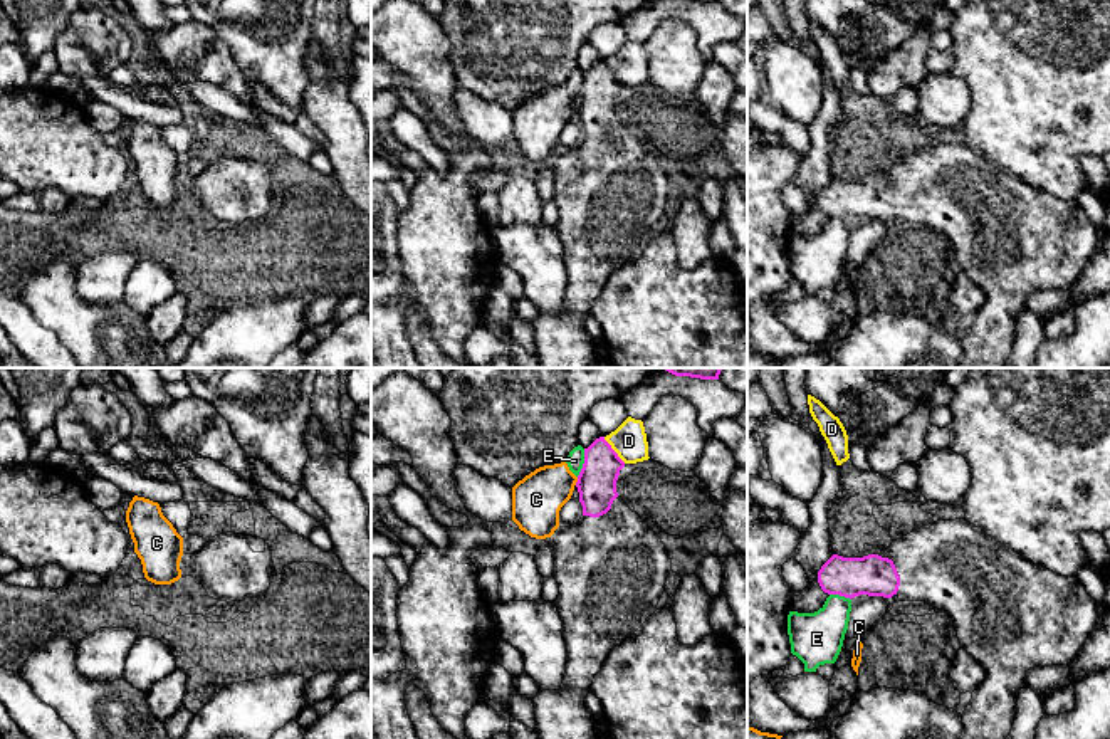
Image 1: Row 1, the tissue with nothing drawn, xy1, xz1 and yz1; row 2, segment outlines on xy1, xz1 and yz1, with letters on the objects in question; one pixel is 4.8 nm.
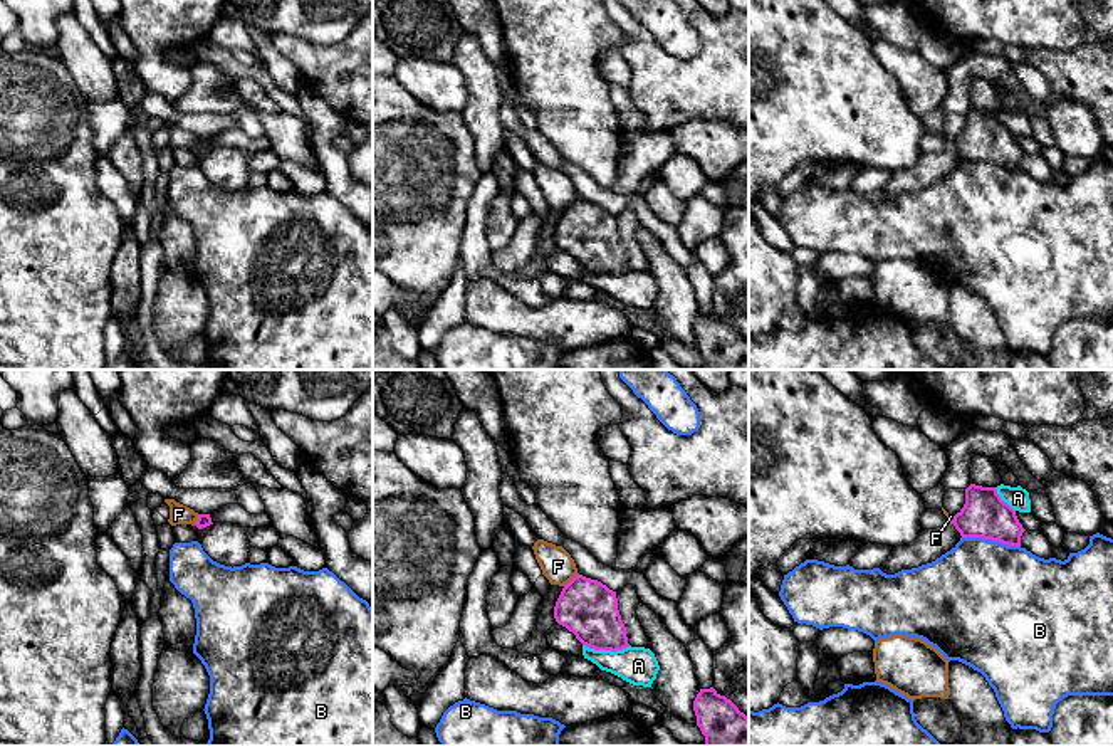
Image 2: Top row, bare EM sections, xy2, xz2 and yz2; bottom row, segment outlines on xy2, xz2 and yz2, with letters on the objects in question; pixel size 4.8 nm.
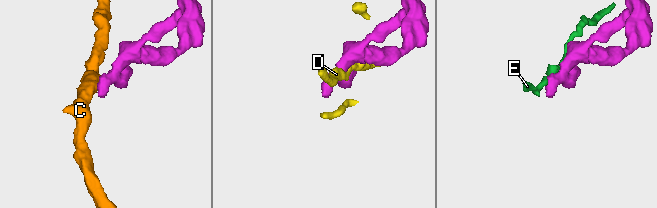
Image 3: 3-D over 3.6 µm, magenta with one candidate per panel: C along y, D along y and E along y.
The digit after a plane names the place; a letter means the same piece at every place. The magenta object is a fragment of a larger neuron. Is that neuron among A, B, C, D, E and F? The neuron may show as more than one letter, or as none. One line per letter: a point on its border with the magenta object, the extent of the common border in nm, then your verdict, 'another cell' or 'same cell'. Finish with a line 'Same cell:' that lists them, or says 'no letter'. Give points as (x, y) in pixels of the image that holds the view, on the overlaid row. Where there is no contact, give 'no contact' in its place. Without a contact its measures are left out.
A: xz2 (606, 649) | 240 nm | another cell
B: yz2 (991, 538) | 280 nm | another cell
C: xz1 (578, 481) | 40 nm | another cell
D: xz1 (613, 450) | 170 nm | another cell
E: xz1 (585, 462) | 140 nm | another cell
F: xz2 (571, 580) | 100 nm | another cell
Same cell: no letter

